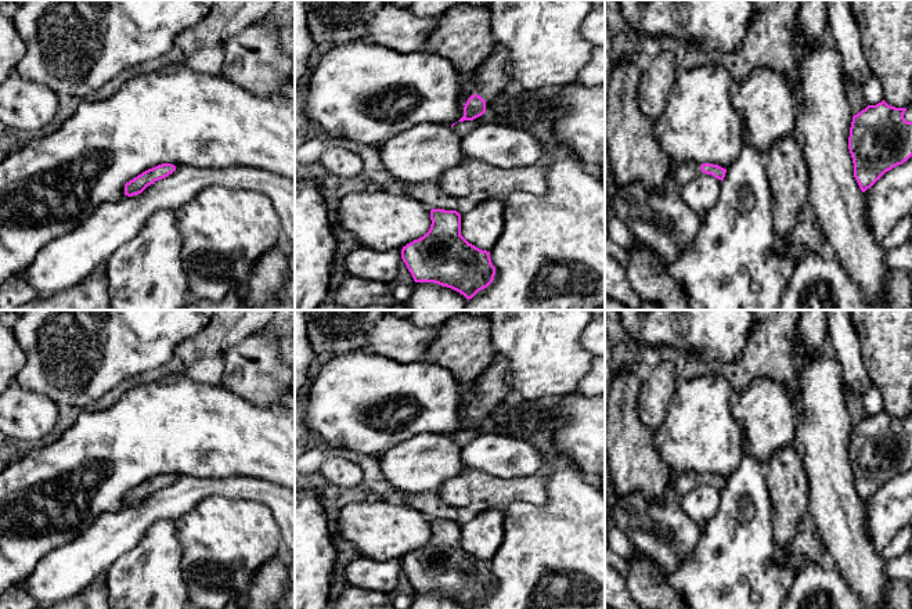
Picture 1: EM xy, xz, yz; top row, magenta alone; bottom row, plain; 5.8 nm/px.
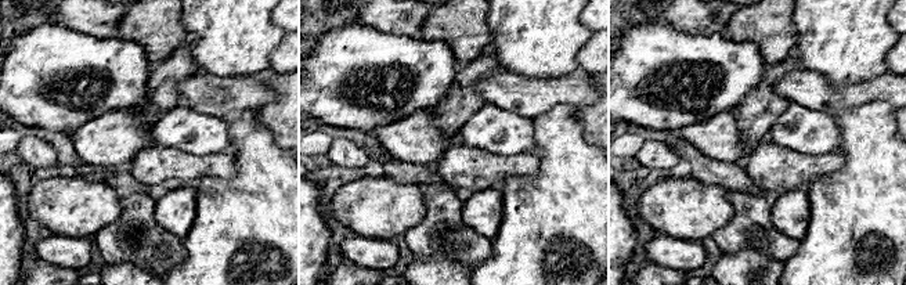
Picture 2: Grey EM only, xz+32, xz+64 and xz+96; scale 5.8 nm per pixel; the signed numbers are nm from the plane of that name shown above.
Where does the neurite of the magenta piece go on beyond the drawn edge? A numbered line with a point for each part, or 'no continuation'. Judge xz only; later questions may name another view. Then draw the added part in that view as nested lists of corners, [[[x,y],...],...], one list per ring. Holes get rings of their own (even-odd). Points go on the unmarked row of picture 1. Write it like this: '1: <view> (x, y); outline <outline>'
1: xz (490, 389); outline [[[497,358],[466,390],[461,407],[468,408],[473,404],[484,411],[511,399],[512,388],[505,381],[509,363],[505,358]]]

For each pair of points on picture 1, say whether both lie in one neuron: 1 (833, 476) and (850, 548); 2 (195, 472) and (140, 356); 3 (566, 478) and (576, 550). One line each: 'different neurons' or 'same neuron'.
1: same neuron
2: different neurons
3: same neuron

